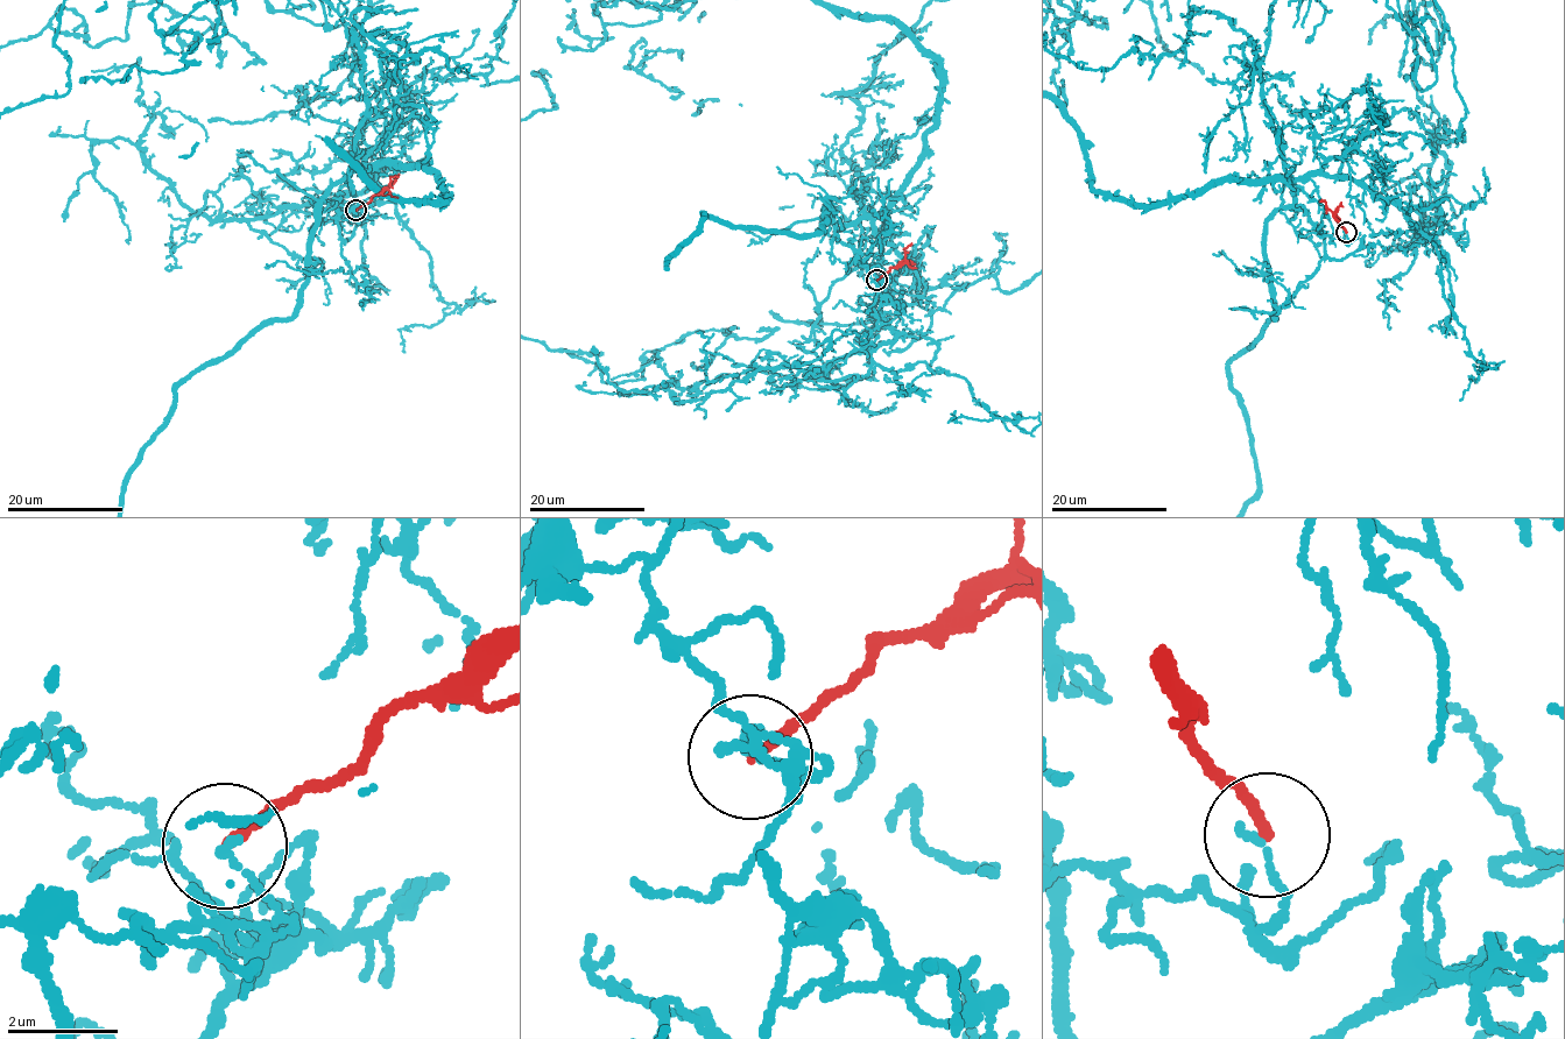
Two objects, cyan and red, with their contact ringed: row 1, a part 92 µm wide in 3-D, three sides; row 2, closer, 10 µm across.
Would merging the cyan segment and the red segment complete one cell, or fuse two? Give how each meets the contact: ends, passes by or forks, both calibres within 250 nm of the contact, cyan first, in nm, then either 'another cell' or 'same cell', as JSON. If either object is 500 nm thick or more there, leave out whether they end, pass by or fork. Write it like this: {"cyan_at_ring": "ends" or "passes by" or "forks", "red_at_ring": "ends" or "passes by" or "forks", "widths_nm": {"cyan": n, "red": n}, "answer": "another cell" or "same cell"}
{"cyan_at_ring": "ends", "red_at_ring": "ends", "widths_nm": {"cyan": 160, "red": 180}, "answer": "another cell"}

